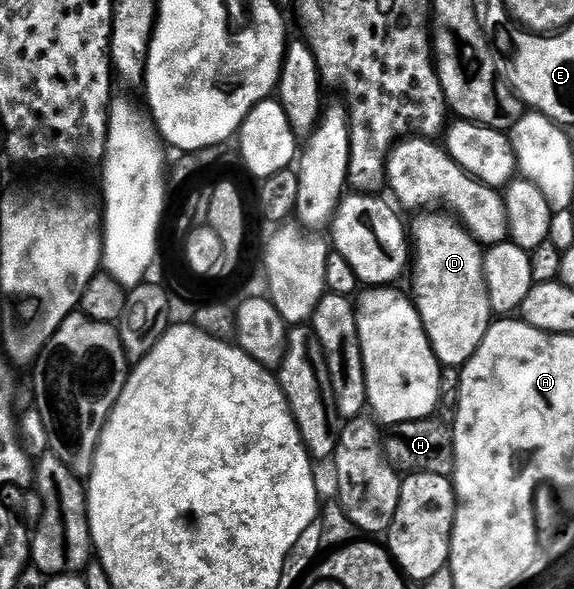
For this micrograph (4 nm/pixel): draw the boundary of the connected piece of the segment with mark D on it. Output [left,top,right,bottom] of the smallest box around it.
[411,210,495,368]

